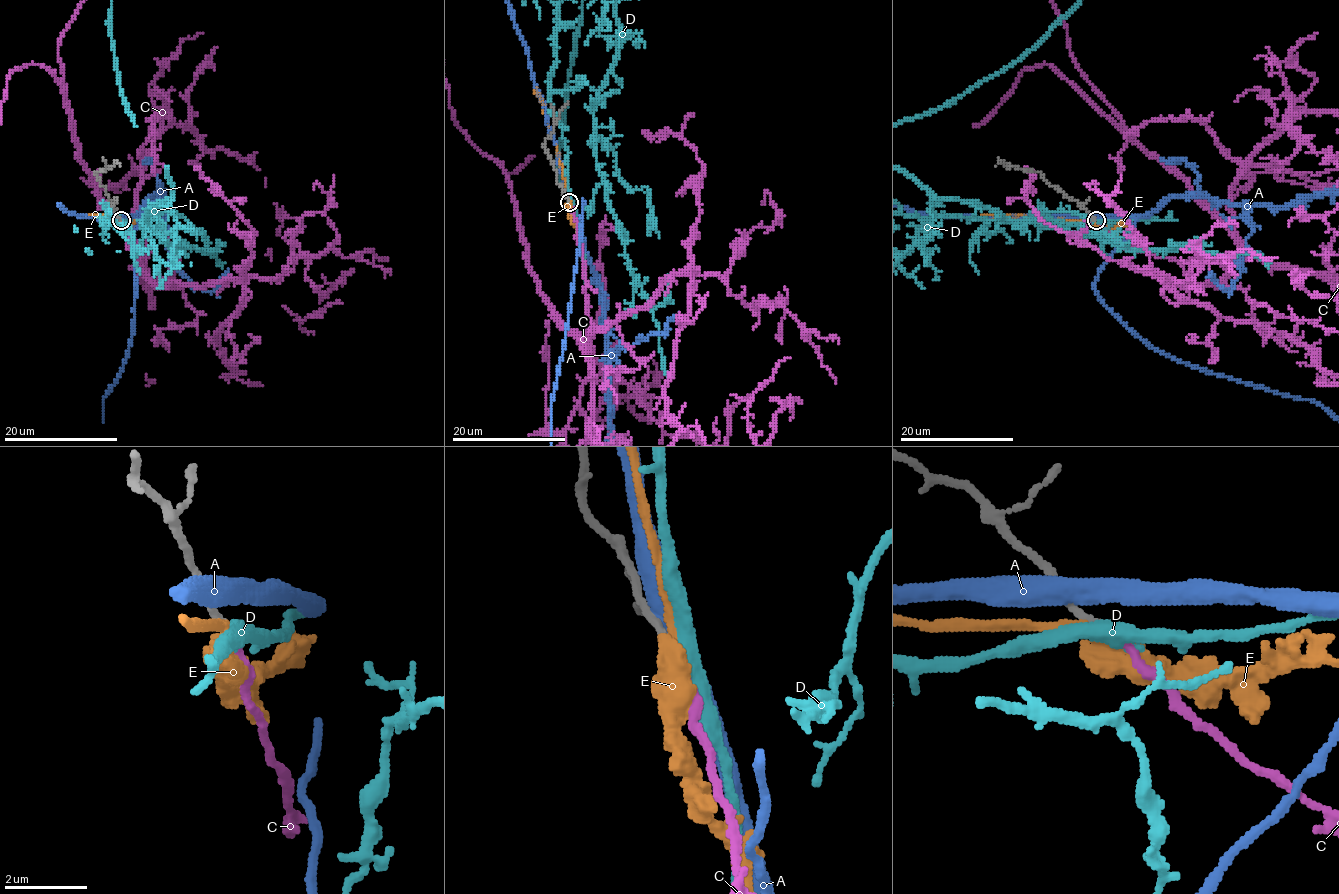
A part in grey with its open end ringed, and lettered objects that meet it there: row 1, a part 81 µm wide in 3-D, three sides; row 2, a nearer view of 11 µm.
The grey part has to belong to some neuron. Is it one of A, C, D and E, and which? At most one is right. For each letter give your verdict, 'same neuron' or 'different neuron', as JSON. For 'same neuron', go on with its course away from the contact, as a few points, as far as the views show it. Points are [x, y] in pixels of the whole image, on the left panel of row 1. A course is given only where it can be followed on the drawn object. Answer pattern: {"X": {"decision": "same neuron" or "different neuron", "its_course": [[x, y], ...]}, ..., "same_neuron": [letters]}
{"A": {"decision": "different neuron"}, "C": {"decision": "same neuron"}, "D": {"decision": "different neuron"}, "E": {"decision": "different neuron"}, "same_neuron": ["C"]}

